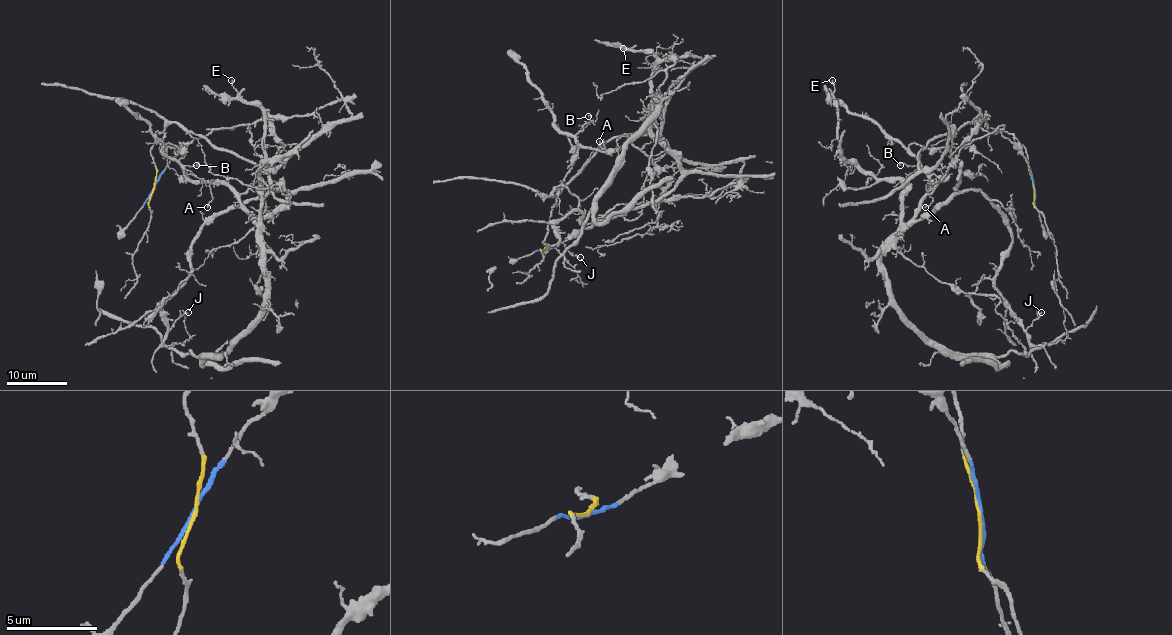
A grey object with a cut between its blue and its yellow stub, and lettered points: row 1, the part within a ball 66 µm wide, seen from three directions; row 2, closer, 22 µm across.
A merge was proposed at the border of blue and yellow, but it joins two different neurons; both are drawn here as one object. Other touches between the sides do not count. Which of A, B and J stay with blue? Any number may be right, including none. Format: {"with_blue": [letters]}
{"with_blue": ["A", "B", "J"]}

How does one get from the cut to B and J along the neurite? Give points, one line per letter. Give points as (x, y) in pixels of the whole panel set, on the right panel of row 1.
B: (1034, 188), (1029, 165), (1004, 126), (967, 143), (931, 193), (934, 184), (919, 167), (901, 165)
J: (1034, 188), (1001, 126), (967, 143), (916, 220), (978, 190), (1011, 241), (994, 289), (1026, 329), (1041, 312)

